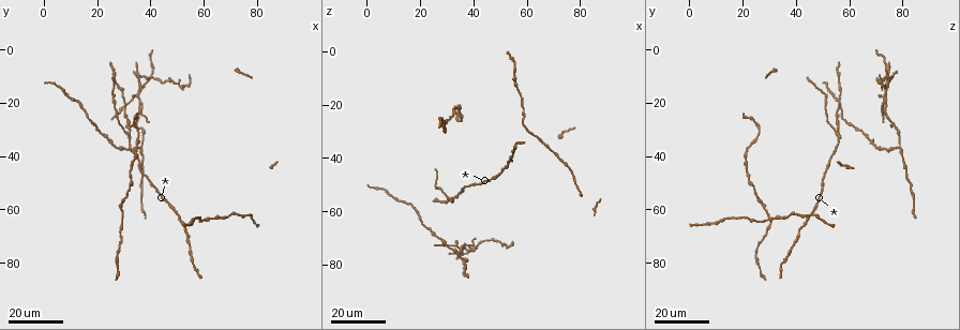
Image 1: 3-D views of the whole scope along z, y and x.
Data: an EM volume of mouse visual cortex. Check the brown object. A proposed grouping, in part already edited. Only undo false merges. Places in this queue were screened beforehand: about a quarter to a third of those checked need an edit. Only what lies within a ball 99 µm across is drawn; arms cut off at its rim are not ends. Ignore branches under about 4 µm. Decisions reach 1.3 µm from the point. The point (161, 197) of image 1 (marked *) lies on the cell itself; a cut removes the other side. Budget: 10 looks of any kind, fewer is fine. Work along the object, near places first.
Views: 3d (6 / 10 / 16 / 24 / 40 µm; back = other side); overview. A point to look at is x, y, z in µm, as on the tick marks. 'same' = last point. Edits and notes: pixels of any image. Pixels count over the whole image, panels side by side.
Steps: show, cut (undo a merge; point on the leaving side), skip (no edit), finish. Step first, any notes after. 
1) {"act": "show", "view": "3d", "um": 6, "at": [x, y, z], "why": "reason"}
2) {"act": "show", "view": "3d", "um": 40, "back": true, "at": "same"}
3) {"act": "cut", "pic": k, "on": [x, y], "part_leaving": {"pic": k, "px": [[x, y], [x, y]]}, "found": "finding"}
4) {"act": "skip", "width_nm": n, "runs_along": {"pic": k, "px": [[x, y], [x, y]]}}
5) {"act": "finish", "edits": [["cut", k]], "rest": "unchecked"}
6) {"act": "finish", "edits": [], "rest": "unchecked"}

{"act": "show", "view": "3d", "um": 24, "at": [29, 62, 29]}

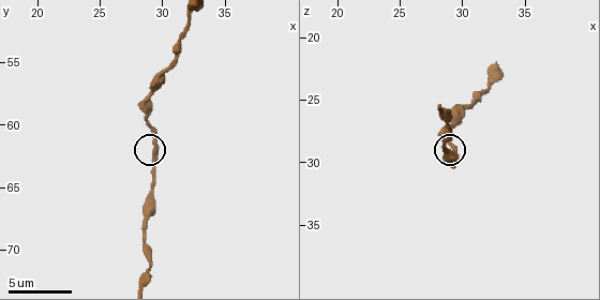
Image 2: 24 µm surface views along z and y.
{"act": "show", "view": "3d", "um": 6, "at": "same", "why": "closer look"}

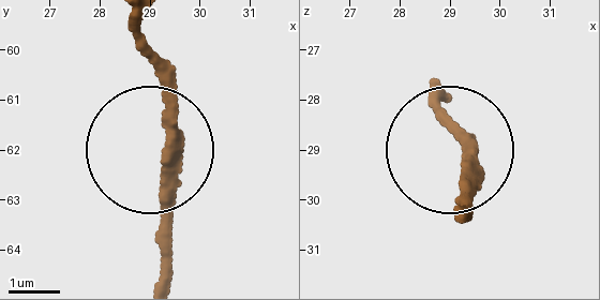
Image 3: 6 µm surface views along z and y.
{"act": "skip", "width_nm": 270, "found": "one cell here"}

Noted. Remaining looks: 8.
{"act": "show", "view": "3d", "um": 16, "at": [60, 63, 30]}

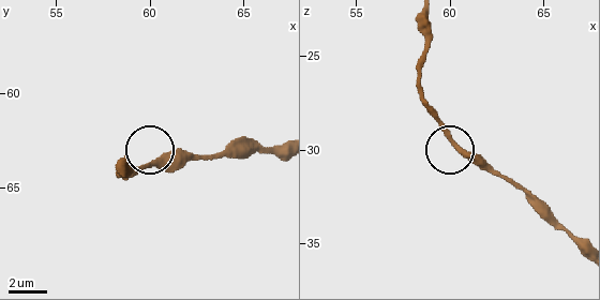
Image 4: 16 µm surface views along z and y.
{"act": "show", "view": "3d", "um": 10, "at": [60.9, 63.3, 30.3]}

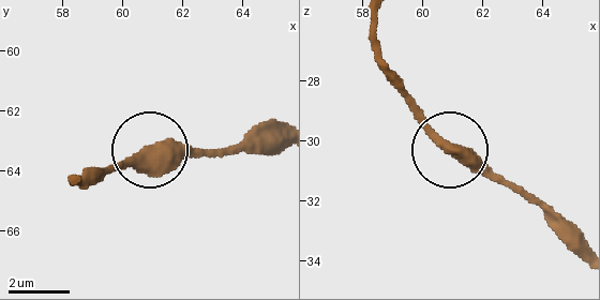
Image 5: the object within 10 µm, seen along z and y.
{"act": "skip", "found": "all the same cell"}

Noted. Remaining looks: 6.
{"act": "show", "view": "3d", "um": 24, "at": [34, 29, 26], "why": "calibre changes"}

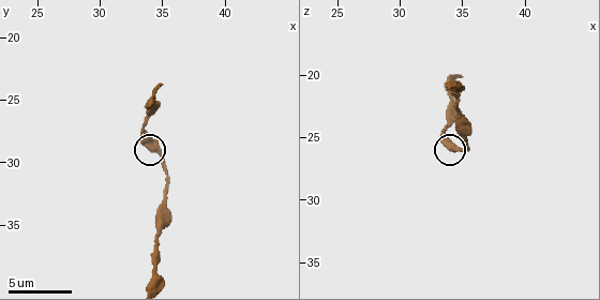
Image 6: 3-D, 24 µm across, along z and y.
{"act": "show", "view": "3d", "um": 10, "at": [34.8, 29.2, 25.8]}

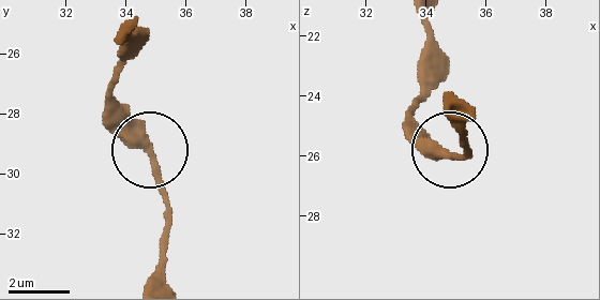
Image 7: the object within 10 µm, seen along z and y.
{"act": "skip", "found": "all the same cell"}

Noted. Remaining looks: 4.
{"act": "show", "view": "3d", "um": 16, "at": [18, 27, 58]}

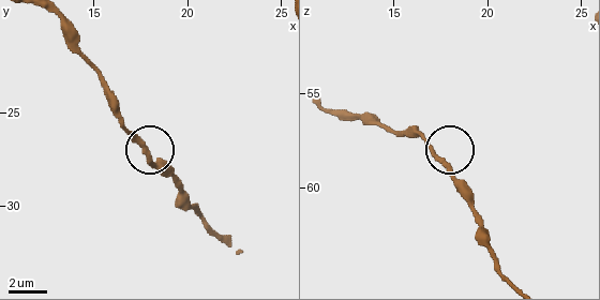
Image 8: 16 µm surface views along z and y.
{"act": "show", "view": "3d", "um": 6, "at": [17.7, 26.9, 58.6]}

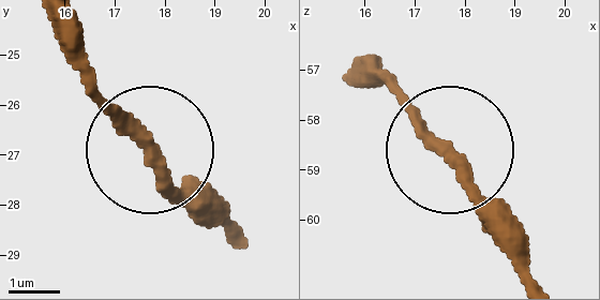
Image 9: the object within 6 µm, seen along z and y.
{"act": "skip", "side_arm_um": 27, "found": "continuous, no second cell"}

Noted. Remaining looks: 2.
{"act": "show", "view": "3d", "um": 24, "at": [37, 29, 78], "why": "sudden change in width"}

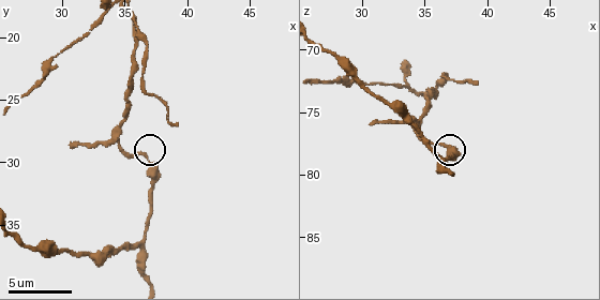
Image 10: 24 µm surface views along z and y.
{"act": "show", "view": "3d", "um": 10, "at": [36.8, 29.6, 77.6]}

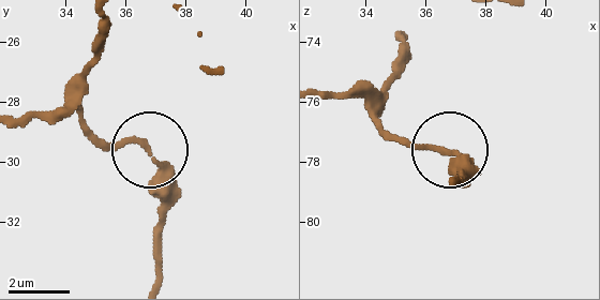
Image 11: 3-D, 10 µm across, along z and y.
{"act": "cut", "pic": 11, "on": [115, 147], "part_leaving": {"pic": 11, "px": [[152, 158], [109, 143], [81, 114], [78, 84], [102, 21]]}, "found": "two cells meet here"}

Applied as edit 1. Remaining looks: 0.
{"act": "finish", "edits": [["cut", 11]], "rest": "unchecked"}

